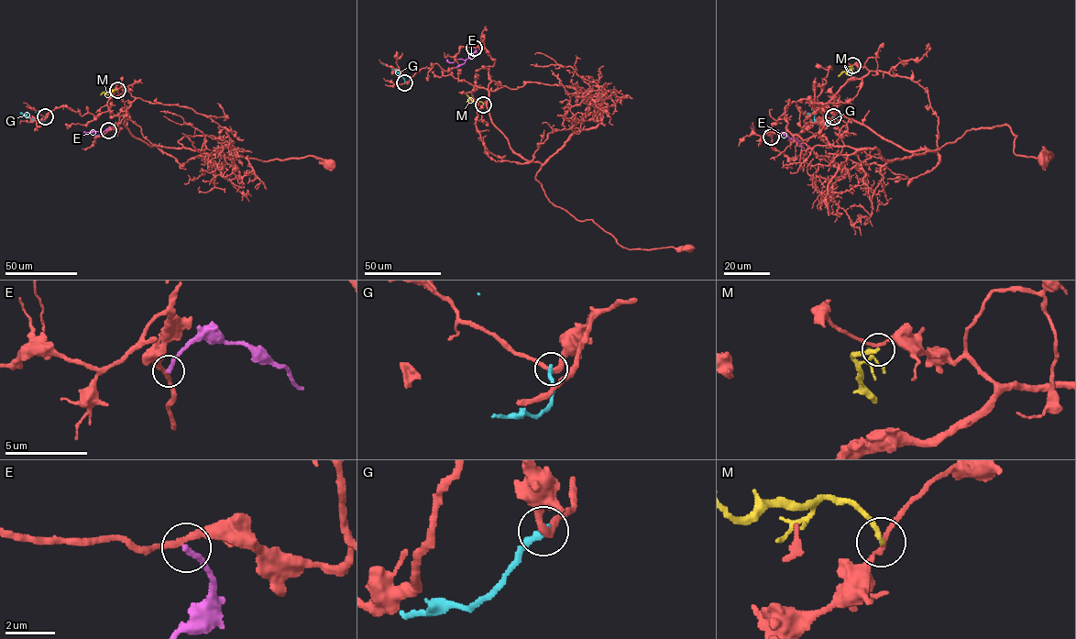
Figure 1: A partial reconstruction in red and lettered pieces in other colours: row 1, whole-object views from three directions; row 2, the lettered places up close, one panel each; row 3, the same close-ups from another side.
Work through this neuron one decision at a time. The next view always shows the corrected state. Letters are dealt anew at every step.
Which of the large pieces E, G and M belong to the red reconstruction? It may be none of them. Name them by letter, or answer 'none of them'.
none of them

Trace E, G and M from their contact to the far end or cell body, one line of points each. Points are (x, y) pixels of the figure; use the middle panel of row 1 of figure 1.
E: (474, 47), (476, 50), (469, 58), (453, 62), (447, 60)
G: (404, 82), (393, 69), (380, 62)
M: (483, 104), (473, 102), (466, 93)

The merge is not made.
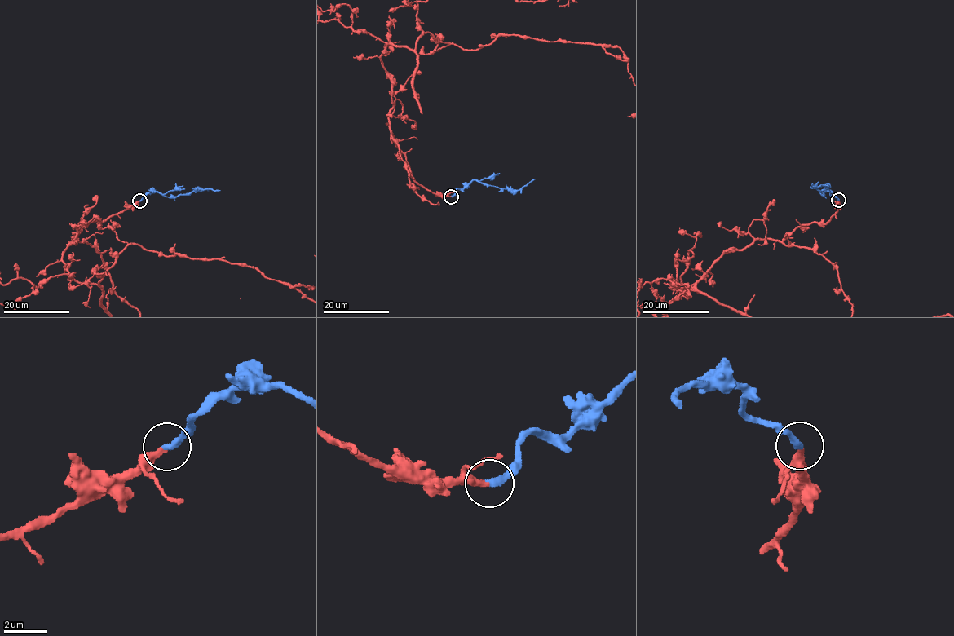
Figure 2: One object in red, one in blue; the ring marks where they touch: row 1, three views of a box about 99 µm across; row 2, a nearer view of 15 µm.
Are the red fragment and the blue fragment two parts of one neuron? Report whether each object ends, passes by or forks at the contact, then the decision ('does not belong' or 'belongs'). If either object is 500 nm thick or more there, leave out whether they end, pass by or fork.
red ends | blue ends | belongs

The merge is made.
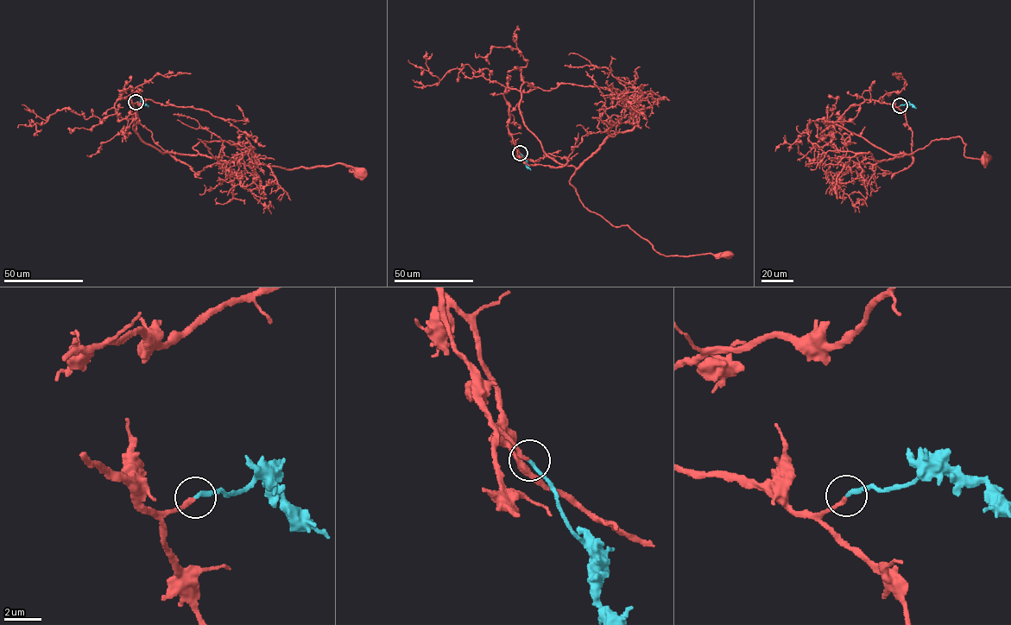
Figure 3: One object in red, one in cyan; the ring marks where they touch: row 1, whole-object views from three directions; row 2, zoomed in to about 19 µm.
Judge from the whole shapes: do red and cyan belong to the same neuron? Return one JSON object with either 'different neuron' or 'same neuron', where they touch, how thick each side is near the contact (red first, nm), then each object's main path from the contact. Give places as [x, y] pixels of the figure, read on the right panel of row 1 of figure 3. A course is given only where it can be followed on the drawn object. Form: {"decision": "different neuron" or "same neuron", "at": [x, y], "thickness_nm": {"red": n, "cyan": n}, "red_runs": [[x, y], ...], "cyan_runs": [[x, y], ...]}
{"decision": "same neuron", "at": [900, 105], "thickness_nm": {"red": 220, "cyan": 200}, "red_runs": [[900, 105], [865, 100], [837, 123], [889, 154], [959, 136], [965, 157], [988, 160], [984, 152], [984, 160]], "cyan_runs": [[900, 105], [910, 104], [916, 108]]}

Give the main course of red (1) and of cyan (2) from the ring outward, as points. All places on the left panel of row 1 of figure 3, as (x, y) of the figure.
1: (135, 102), (119, 94), (115, 110), (163, 153), (232, 142), (258, 163), (360, 173)
2: (135, 102), (142, 101), (148, 106)

